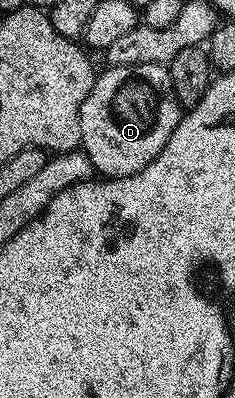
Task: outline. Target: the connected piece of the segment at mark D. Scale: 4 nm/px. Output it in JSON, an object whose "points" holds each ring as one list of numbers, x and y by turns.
{"points":[[157,63,113,65,104,70,96,76,85,103,81,103,81,149,91,160,92,170,104,178,137,175,150,161,157,159,181,116,171,71,167,65]]}

